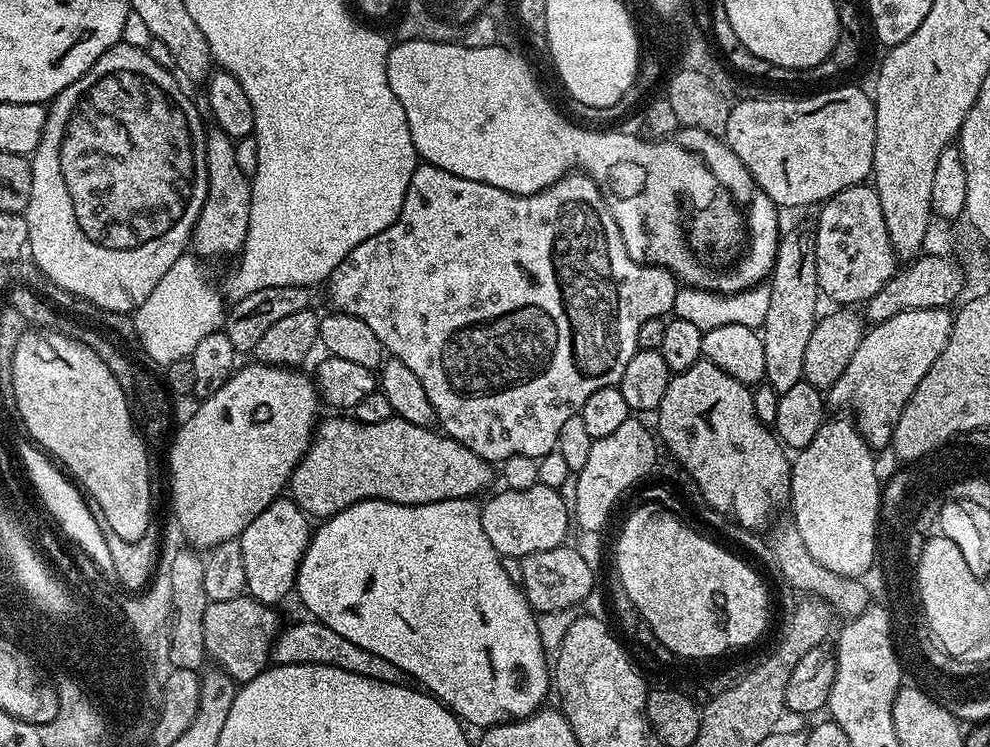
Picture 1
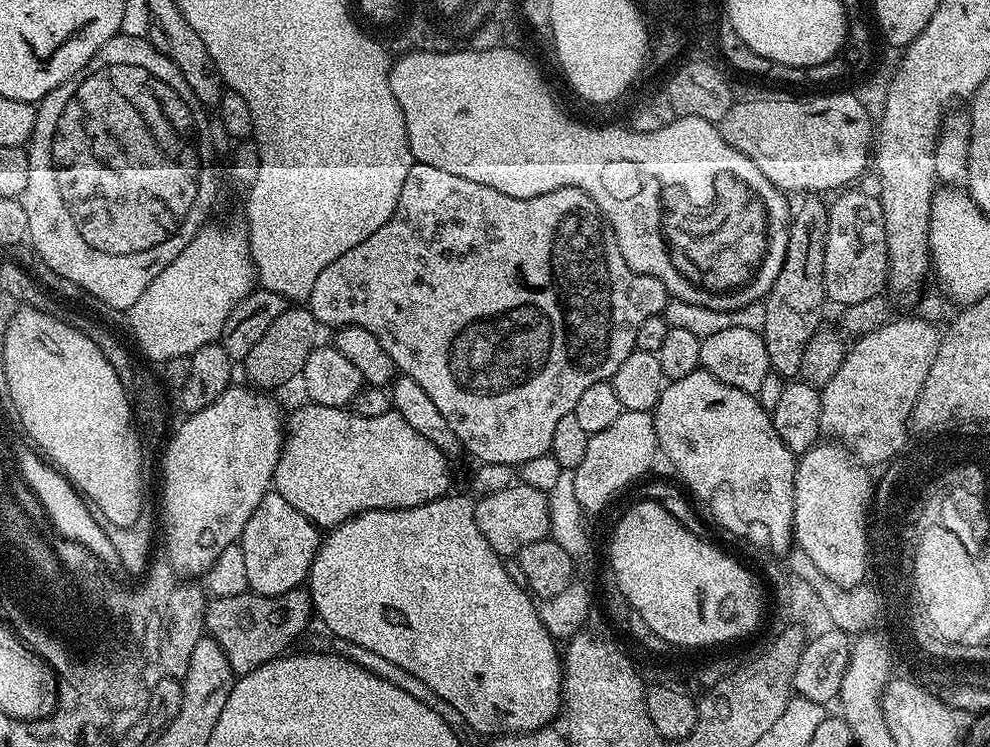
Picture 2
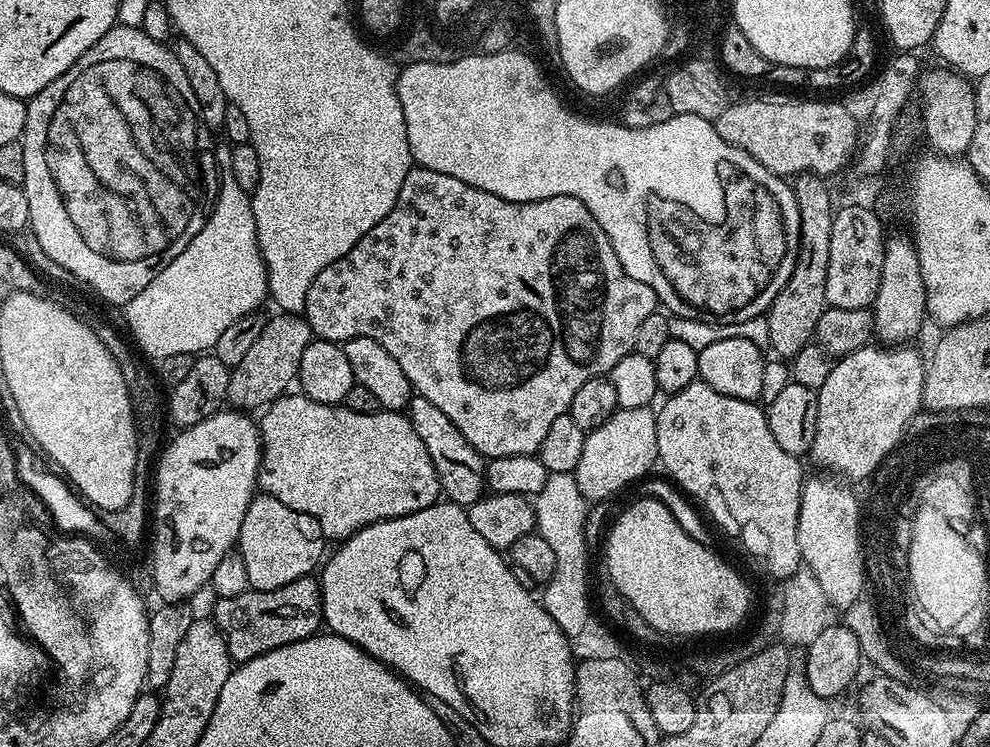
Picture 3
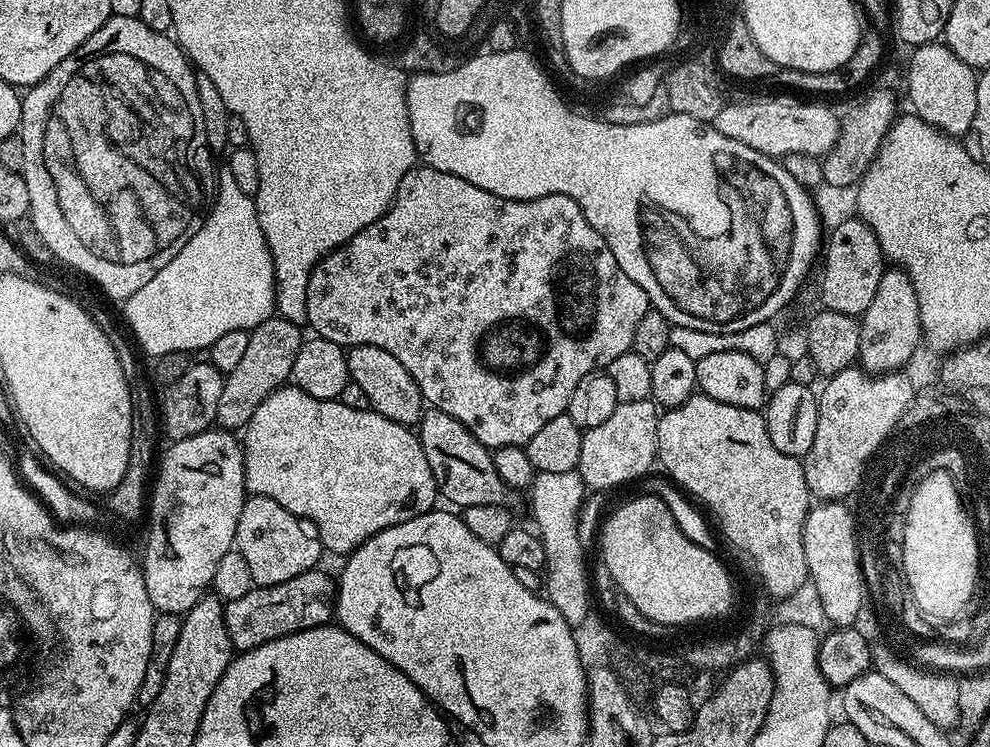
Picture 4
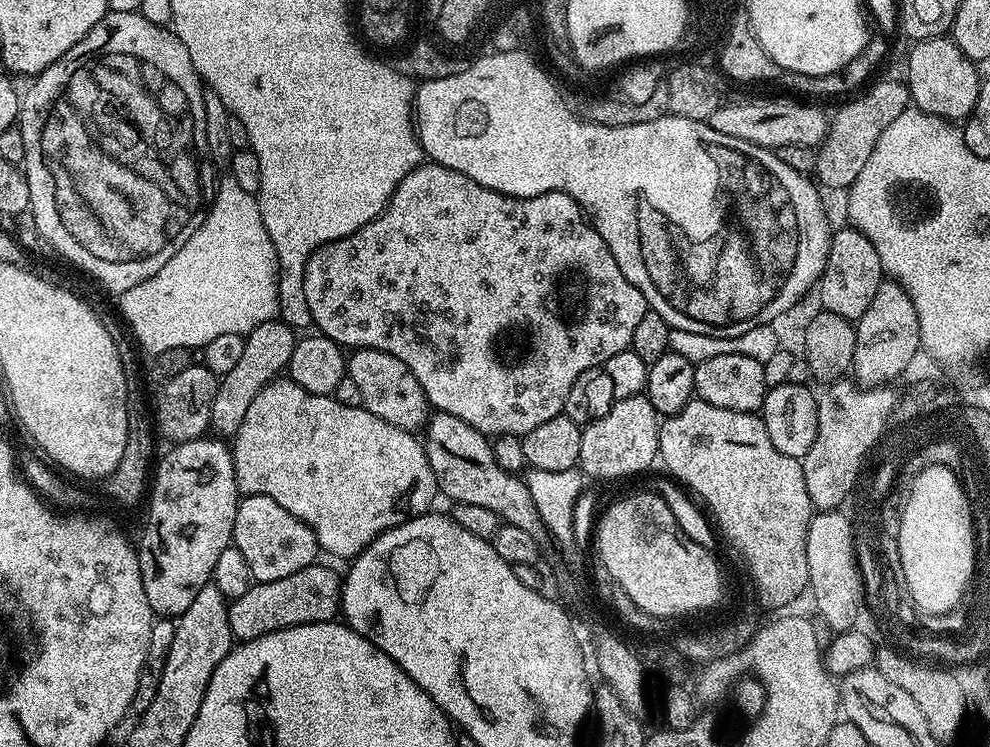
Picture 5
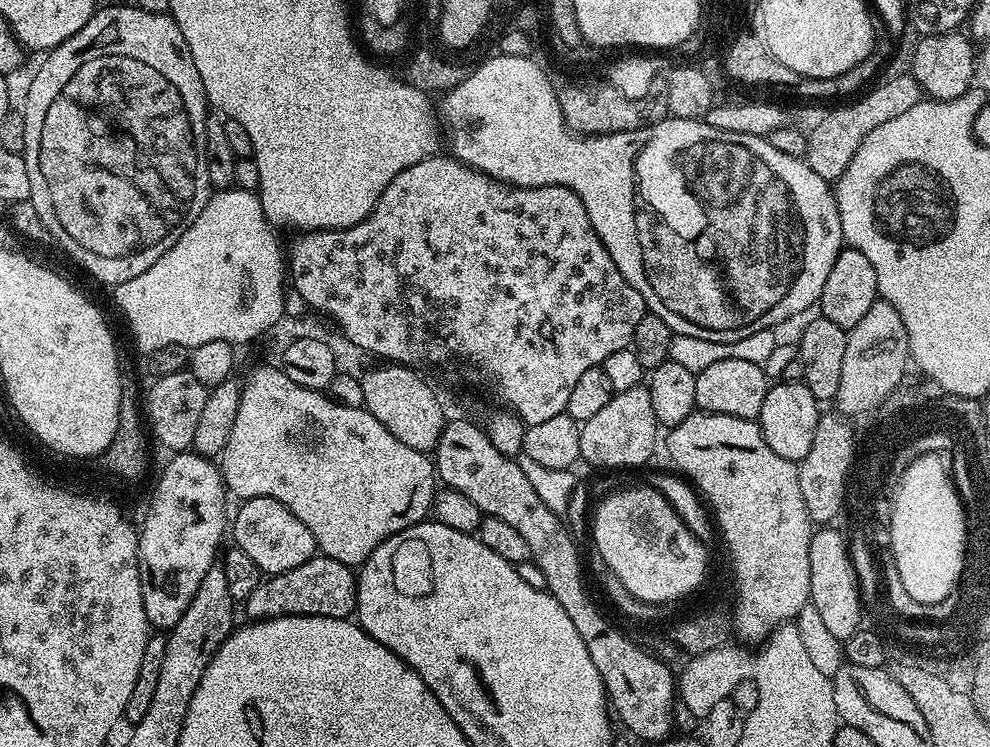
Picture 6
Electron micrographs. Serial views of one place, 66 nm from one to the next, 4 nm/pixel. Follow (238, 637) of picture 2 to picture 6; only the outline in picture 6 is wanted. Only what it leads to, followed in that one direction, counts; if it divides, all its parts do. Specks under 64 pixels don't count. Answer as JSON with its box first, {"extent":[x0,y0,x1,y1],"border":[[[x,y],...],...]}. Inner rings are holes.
{"extent":[242,554,357,621],"border":[[[317,554],[302,562],[302,566],[294,566],[294,570],[261,579],[254,594],[242,602],[242,608],[249,621],[283,616],[321,616],[346,620],[356,611],[357,579],[357,573],[349,565]]]}

